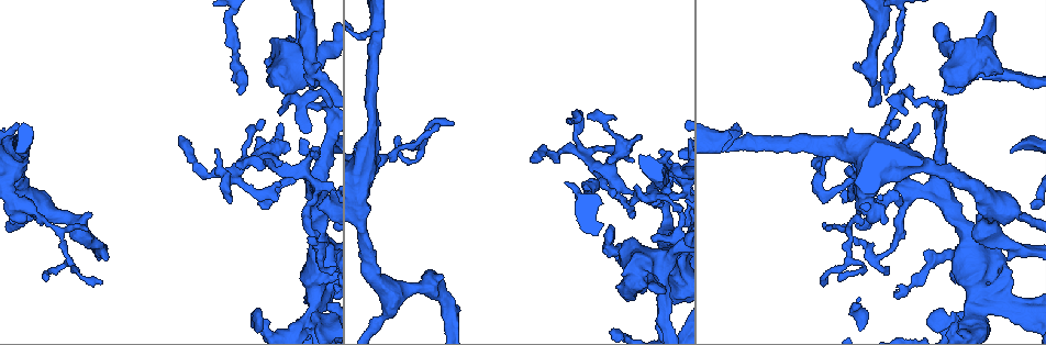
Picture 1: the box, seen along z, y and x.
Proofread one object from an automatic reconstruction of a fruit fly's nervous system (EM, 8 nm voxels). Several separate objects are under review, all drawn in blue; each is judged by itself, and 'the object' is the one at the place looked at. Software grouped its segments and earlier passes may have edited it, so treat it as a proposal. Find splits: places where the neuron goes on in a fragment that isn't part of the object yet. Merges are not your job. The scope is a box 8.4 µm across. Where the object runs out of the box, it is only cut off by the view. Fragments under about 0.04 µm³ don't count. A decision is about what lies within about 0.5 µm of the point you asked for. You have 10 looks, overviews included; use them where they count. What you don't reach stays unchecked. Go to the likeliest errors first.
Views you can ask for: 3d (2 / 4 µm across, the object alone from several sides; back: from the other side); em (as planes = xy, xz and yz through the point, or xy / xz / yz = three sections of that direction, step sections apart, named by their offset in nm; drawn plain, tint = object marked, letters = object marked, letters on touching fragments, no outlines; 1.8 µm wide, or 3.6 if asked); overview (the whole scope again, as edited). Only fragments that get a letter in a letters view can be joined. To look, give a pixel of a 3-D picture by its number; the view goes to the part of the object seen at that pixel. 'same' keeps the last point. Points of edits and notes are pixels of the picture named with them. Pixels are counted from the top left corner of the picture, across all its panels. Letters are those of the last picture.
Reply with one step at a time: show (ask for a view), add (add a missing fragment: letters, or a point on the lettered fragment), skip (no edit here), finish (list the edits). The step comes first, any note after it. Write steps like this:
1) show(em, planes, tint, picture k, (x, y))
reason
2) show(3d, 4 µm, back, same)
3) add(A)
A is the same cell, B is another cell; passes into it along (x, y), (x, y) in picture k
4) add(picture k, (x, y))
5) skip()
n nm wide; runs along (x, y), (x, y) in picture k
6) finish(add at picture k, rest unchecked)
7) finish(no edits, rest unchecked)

show(em, xy, step 8, tint, picture 1, (240, 95))
branch stops here

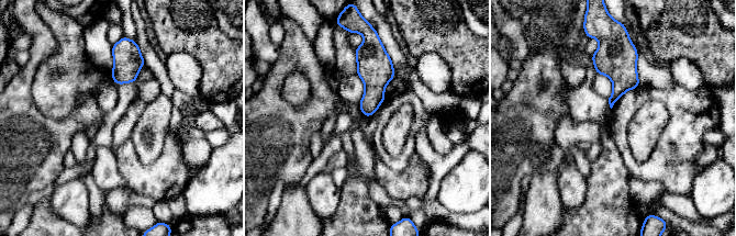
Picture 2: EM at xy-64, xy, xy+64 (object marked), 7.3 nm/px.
show(em, planes, letters, same)

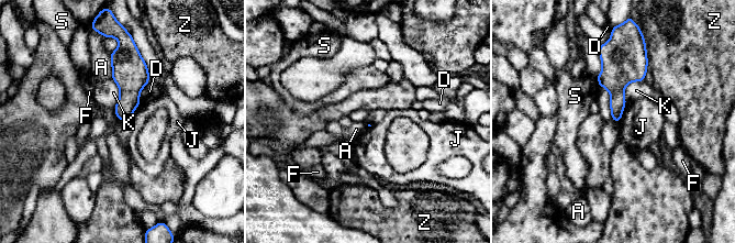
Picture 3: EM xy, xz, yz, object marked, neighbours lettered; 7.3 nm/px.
skip()
K touches over 220 nm; A, D, F, J, K, S and Z are other cells; border along (109, 54), (111, 77) in picture 3; none of them fits

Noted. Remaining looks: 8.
show(em, planes, letters, picture 1, (312, 309))
branch point

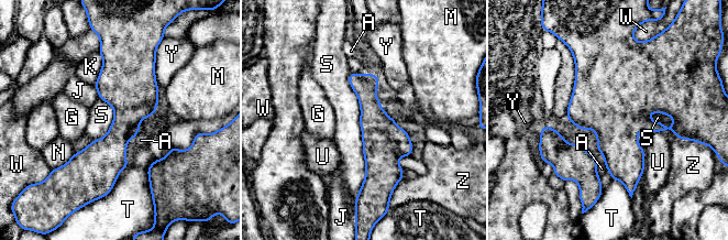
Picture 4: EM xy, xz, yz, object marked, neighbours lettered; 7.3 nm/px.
skip()
A, G, J, K, M, N, S, T, U, W, Y and Z are other cells; runs along (352, 76), (375, 122), (370, 184) in picture 4; none of them fits

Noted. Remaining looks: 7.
show(em, planes, letters, picture 1, (634, 298))
free end

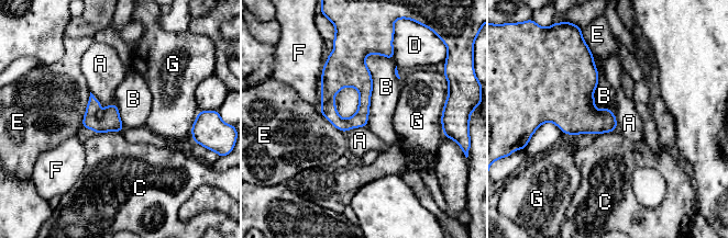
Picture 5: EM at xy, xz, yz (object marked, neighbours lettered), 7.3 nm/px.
skip()
A, B, C, D, E, F and G are other cells; border along (376, 53), (365, 57), (365, 126) in picture 5; no lettered fragment goes on from it

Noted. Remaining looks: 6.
show(em, xy, step 8, tint, picture 1, (12, 223))

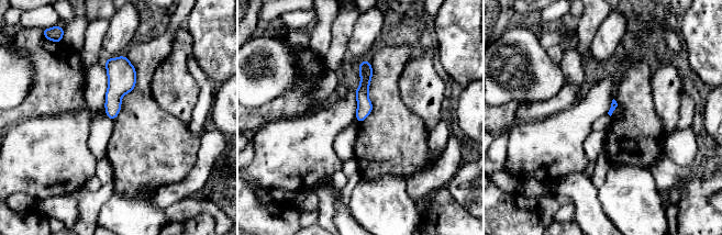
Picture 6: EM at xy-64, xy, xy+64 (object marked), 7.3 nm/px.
show(em, planes, letters, same)
cut it another way

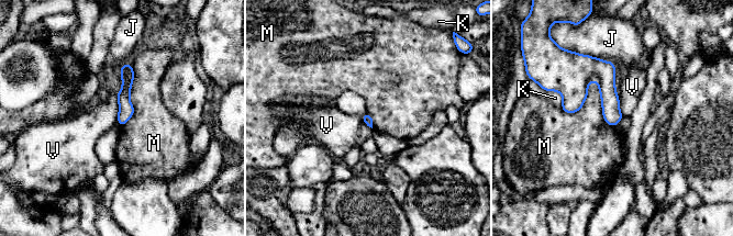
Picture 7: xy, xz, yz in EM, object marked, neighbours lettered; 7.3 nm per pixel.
skip()
M touches over 420 nm; J, K, M and V are other cells; none of them fits

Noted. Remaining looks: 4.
finish(no edits, rest unchecked)

